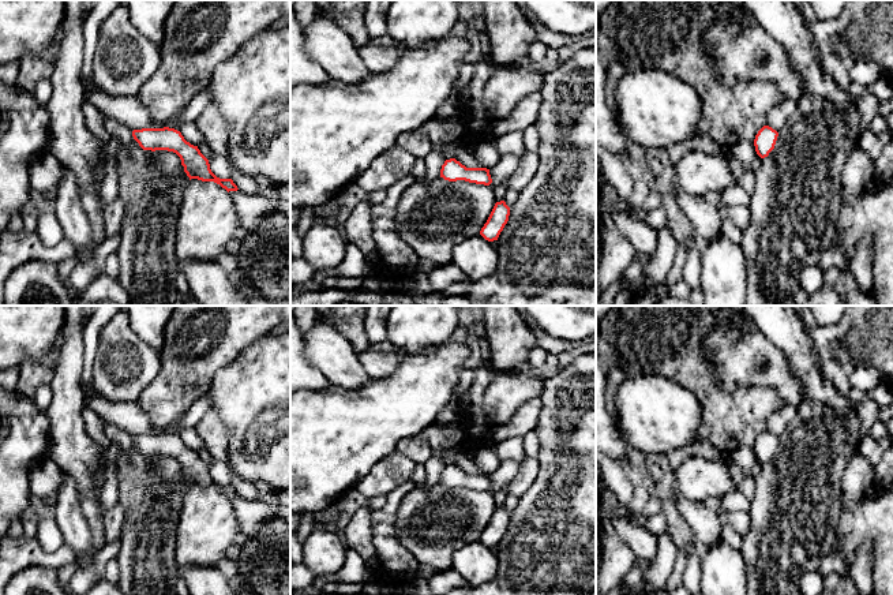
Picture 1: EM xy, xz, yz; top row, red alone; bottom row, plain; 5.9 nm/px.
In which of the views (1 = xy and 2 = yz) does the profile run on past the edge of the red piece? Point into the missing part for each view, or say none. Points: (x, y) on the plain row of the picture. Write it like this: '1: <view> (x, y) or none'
1: none
2: none

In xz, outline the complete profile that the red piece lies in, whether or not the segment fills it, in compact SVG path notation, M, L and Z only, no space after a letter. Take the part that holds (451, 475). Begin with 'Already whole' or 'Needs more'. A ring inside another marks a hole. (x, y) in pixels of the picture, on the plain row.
Already whole. M455 464L446 465L440 475L440 483L449 487L465 486L469 489L489 491L492 489L489 475L466 474Z

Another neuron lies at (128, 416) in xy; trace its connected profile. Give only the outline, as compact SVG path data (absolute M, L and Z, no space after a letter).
M97 389L83 392L89 397L87 407L101 419L116 424L131 437L142 434L157 434L150 418L132 403L112 403L104 398Z

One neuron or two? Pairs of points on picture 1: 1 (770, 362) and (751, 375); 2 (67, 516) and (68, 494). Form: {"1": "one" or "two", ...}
{"1": "one", "2": "one"}

